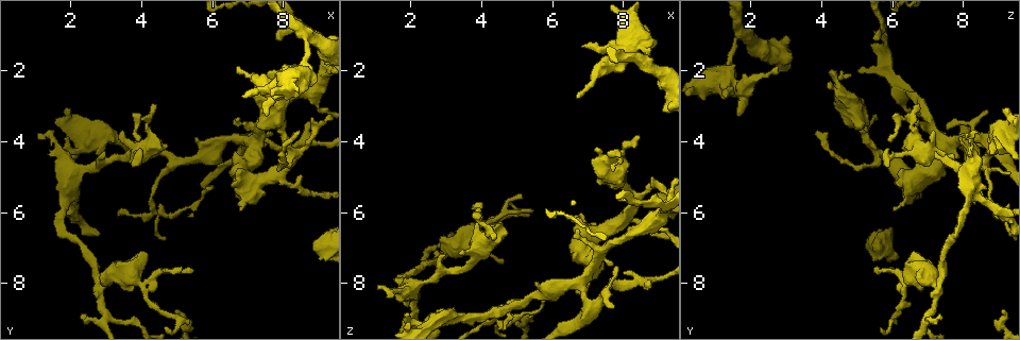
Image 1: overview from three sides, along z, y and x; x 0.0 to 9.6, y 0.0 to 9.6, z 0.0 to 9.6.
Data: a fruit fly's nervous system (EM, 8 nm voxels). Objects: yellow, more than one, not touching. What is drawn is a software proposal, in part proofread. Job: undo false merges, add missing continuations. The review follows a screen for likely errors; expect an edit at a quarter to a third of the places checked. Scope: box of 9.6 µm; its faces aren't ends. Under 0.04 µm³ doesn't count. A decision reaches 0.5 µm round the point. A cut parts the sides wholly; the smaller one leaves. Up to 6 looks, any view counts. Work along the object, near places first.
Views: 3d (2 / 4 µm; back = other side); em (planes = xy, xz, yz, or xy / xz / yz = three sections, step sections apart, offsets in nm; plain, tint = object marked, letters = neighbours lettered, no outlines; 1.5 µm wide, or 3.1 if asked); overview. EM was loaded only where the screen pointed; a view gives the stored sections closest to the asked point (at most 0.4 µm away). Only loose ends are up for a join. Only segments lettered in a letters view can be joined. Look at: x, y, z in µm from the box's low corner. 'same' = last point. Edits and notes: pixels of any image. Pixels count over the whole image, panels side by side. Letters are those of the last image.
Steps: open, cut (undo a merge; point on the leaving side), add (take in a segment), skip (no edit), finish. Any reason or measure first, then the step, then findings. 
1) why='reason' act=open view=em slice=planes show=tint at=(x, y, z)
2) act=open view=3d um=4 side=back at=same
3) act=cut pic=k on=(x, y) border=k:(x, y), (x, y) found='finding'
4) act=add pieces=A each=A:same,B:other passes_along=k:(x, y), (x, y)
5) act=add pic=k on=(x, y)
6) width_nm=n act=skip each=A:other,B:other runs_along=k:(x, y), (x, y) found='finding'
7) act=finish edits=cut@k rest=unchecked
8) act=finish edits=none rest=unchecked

why='an open end' act=open view=em slice=planes show=letters at=(6.85, 2.75, 1.35)

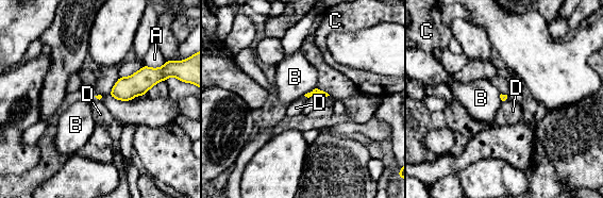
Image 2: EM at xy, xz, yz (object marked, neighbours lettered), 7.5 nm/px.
act=skip each=A:other,B:other,C:other,D:other border=2:(304, 95), (307, 98) found='none of them fits'

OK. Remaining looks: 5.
why='an open end' act=open view=3d um=4 at=(8.70, 3.45, 8.20)

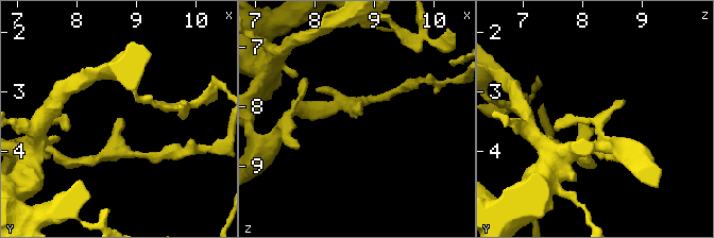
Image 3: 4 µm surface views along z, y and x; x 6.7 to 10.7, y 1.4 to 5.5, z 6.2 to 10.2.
why='need the tissue' act=open view=em slice=xz step=8 show=plain at=(8.75, 3.50, 8.10)

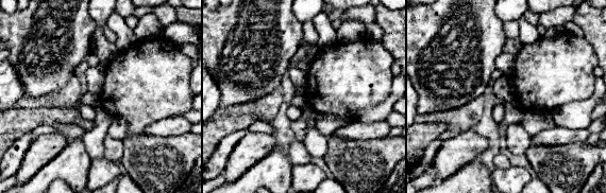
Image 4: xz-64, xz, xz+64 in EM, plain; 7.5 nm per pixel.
why='what lies round it' act=open view=em slice=xz step=8 show=letters at=same

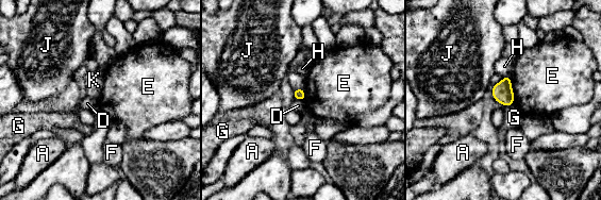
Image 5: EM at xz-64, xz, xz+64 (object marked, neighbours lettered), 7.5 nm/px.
act=skip each=A:other,D:other,E:other,F:other,G:other,H:other,J:other,K:other border=5:(508, 76), (514, 103) found='no lettered segment goes on from it'

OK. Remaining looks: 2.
act=finish edits=none rest=unchecked

